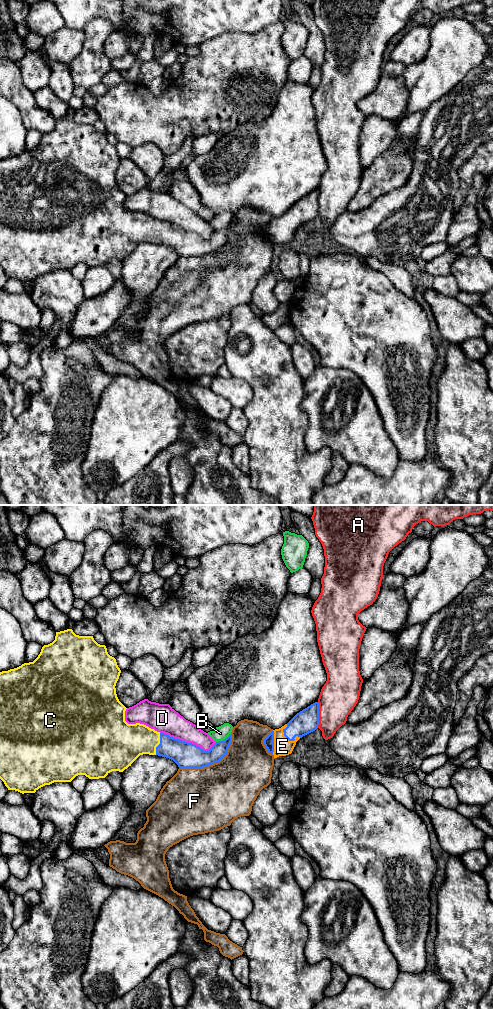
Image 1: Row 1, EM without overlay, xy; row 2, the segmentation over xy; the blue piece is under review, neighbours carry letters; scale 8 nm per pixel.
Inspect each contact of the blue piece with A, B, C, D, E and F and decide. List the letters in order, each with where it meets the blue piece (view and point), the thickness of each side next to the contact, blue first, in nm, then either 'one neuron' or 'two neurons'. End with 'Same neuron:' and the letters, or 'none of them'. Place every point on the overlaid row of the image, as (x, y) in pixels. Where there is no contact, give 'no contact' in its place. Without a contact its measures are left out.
A: xy (318, 715) | 190/300 nm | two neurons
B: xy (223, 740) | 160/120 nm | two neurons
C: xy (159, 744) | 220/280 nm | one neuron
D: xy (187, 742) | 220/220 nm | two neurons
E: xy (290, 740) | 190/140 nm | one neuron
F: xy (212, 763) | 220/480 nm | two neurons
Same neuron: C, E

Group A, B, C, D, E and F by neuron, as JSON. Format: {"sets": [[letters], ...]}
{"sets": [["A"], ["B"], ["C", "E"], ["D"], ["F"]]}

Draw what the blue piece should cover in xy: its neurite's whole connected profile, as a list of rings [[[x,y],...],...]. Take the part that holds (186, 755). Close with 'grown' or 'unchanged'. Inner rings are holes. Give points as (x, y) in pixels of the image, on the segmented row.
[[[72,629],[56,632],[55,640],[44,645],[38,657],[29,663],[0,672],[0,779],[8,790],[15,790],[22,794],[35,793],[39,788],[54,782],[71,782],[78,775],[85,775],[89,779],[105,778],[112,771],[123,772],[143,754],[158,755],[173,760],[179,768],[203,768],[219,762],[226,756],[232,741],[230,734],[225,740],[216,742],[209,751],[204,751],[195,744],[188,743],[167,734],[160,733],[140,723],[128,724],[125,721],[126,707],[119,701],[116,694],[116,683],[121,670],[116,659],[110,656],[105,645],[98,644],[93,636],[76,635]]] | grown

